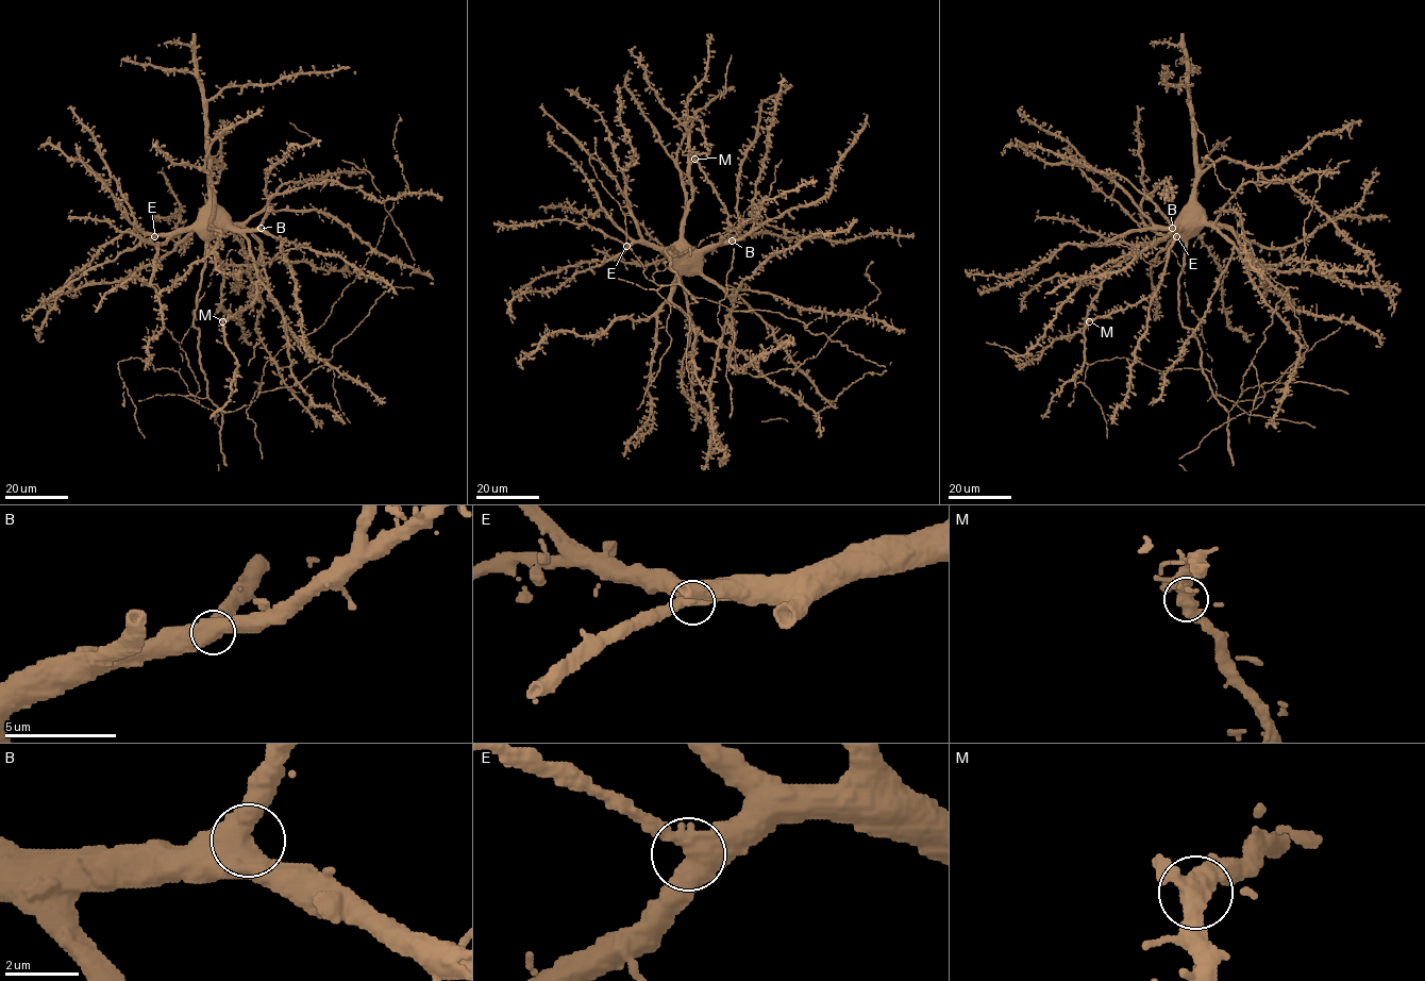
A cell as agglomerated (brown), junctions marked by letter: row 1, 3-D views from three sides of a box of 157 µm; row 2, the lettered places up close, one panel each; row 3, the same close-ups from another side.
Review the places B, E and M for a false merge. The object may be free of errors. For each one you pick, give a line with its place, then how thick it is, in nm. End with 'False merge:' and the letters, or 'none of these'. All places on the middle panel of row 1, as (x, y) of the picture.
False merge: none of these

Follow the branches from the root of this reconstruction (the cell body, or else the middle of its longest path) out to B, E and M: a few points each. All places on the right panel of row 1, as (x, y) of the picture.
B: (1185, 227), (1189, 227), (1191, 236), (1172, 228)
E: (1185, 227), (1189, 227), (1182, 227), (1173, 233), (1176, 236)
M: (1185, 227), (1189, 227), (1191, 236), (1183, 230), (1175, 234), (1160, 283), (1150, 296), (1089, 320)

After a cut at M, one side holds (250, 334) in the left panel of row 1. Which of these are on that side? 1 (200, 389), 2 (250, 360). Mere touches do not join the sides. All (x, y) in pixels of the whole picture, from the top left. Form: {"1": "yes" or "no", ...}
{"1": "yes", "2": "yes"}

